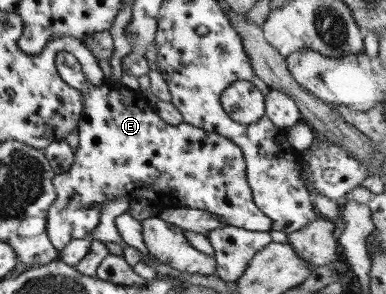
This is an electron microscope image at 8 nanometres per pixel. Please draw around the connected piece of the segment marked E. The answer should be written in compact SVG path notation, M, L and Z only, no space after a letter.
M65 51L57 53L54 58L54 66L56 67L56 73L59 78L66 84L69 85L79 93L83 98L83 105L80 112L80 118L78 119L76 125L77 132L77 148L75 148L75 154L73 155L73 162L71 167L67 170L67 173L55 174L52 179L52 186L54 187L56 196L55 199L50 203L46 213L46 234L51 242L51 245L59 251L65 244L72 239L88 239L90 231L99 223L99 212L104 206L105 202L112 199L119 199L119 197L127 197L130 199L131 203L139 201L140 199L148 199L151 203L157 203L157 207L172 207L172 208L191 208L200 209L210 214L218 215L222 222L226 225L233 227L245 228L249 231L270 231L271 221L266 215L263 215L258 207L253 203L252 193L250 192L248 183L246 182L246 165L243 160L243 154L239 147L235 146L233 142L229 141L226 137L221 137L212 131L203 131L198 127L193 127L187 123L178 123L177 125L167 125L147 104L143 93L139 91L128 89L123 85L113 85L105 84L101 86L91 86L83 72L81 72L81 67L75 60L75 57L71 53L66 53Z

